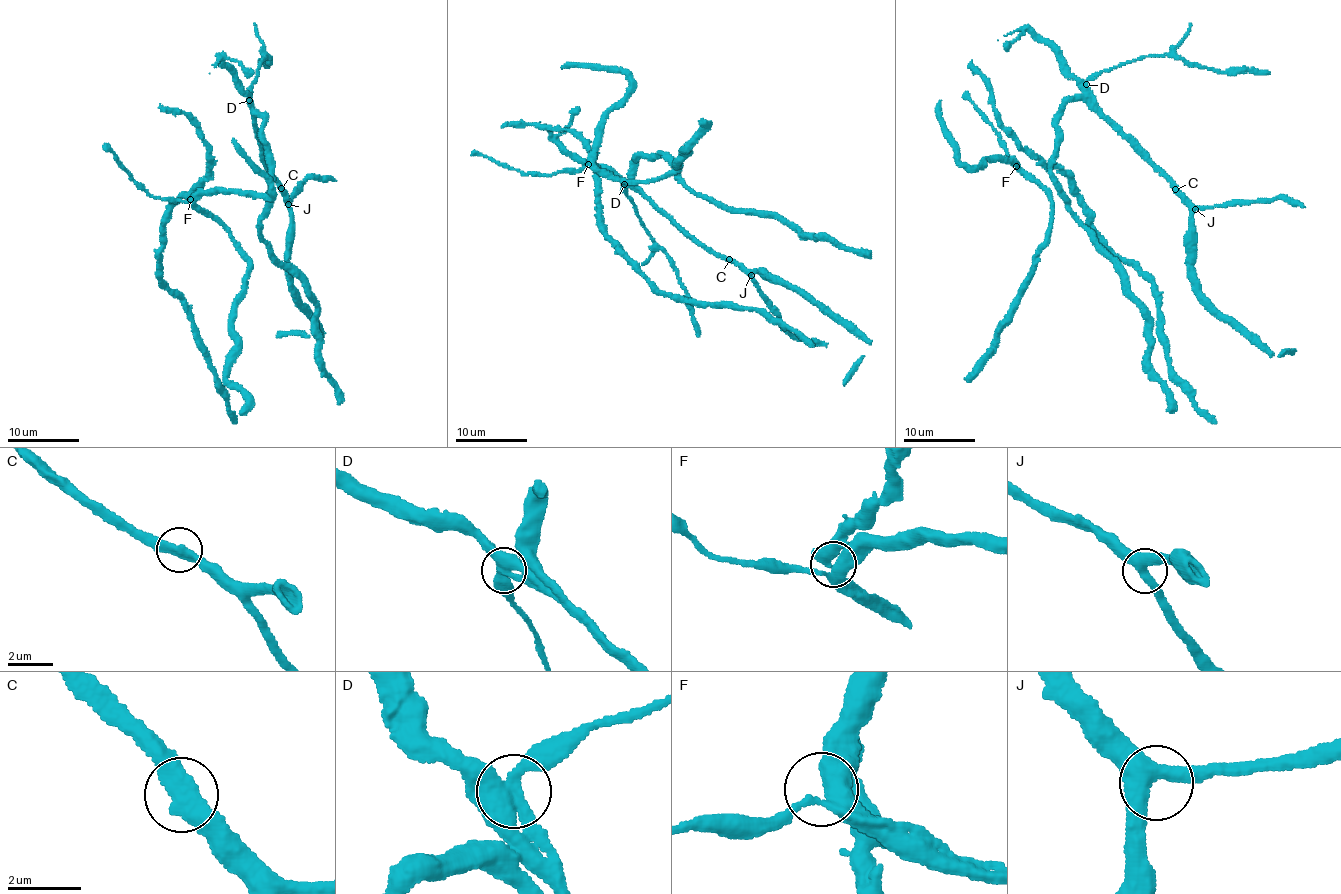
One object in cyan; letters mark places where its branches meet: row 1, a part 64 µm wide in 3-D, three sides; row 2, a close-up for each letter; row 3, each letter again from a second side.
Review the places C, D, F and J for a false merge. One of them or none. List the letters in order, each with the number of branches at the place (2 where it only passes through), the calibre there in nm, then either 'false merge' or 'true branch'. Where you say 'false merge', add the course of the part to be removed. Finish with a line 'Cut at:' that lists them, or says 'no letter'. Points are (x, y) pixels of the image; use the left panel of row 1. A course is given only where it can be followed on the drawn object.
C: 2 | 440 nm | true branch
D: 3 | 420 nm | true branch
F: 3 | 440 nm | true branch
J: 3 | 440 nm | true branch
Cut at: no letter

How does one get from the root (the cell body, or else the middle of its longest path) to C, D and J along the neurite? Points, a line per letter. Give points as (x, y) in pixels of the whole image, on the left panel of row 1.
C: (261, 224), (271, 189), (271, 173), (263, 121), (255, 113), (252, 123), (261, 153), (281, 187)
D: (261, 224), (271, 189), (269, 143), (264, 140), (262, 117), (257, 116), (248, 100)
J: (261, 224), (271, 189), (271, 173), (263, 121), (255, 113), (252, 123), (261, 153), (288, 204)

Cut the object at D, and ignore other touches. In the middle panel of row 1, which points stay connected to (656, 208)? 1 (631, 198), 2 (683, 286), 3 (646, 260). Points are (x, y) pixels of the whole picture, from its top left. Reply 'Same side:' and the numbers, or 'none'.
Same side: none

